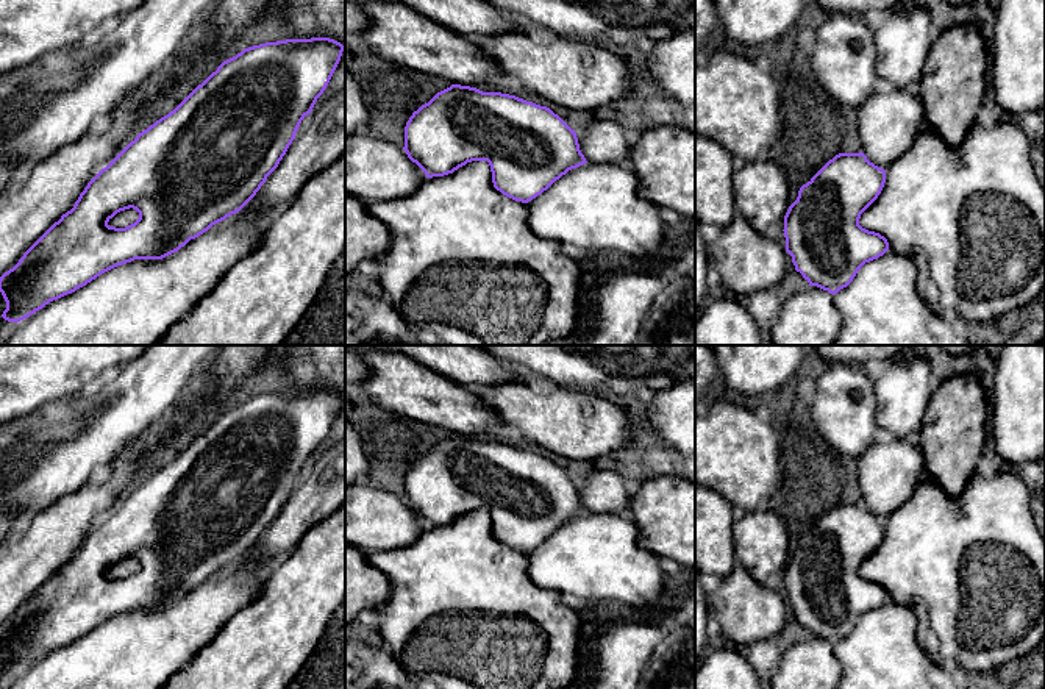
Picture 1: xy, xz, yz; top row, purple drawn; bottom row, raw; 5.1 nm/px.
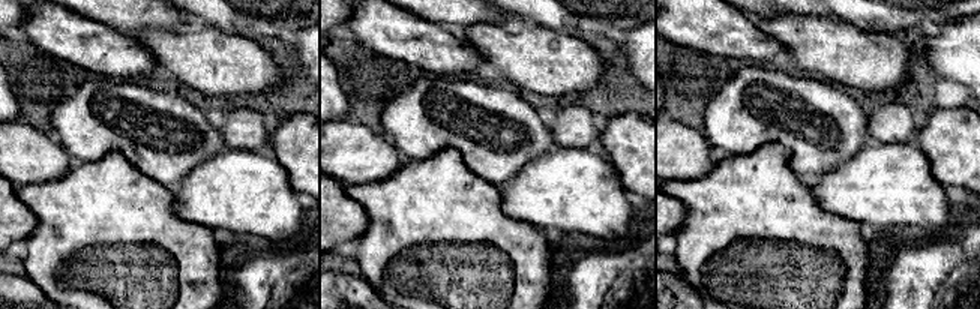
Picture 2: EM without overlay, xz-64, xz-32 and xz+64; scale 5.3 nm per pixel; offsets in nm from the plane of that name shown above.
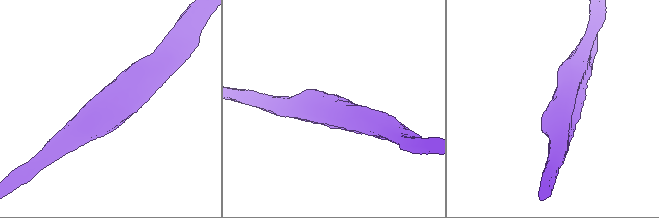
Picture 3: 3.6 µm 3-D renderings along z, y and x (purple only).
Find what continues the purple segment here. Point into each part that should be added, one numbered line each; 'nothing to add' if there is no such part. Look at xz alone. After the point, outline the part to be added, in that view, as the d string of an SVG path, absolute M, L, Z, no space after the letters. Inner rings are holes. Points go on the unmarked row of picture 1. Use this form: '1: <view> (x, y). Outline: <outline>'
nothing to add

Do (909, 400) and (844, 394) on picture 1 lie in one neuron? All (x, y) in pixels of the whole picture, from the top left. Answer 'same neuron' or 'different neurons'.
same neuron

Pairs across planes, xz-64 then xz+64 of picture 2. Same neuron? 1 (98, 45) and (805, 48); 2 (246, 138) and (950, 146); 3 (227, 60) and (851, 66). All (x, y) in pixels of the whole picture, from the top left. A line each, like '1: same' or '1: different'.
1: different
2: different
3: same

